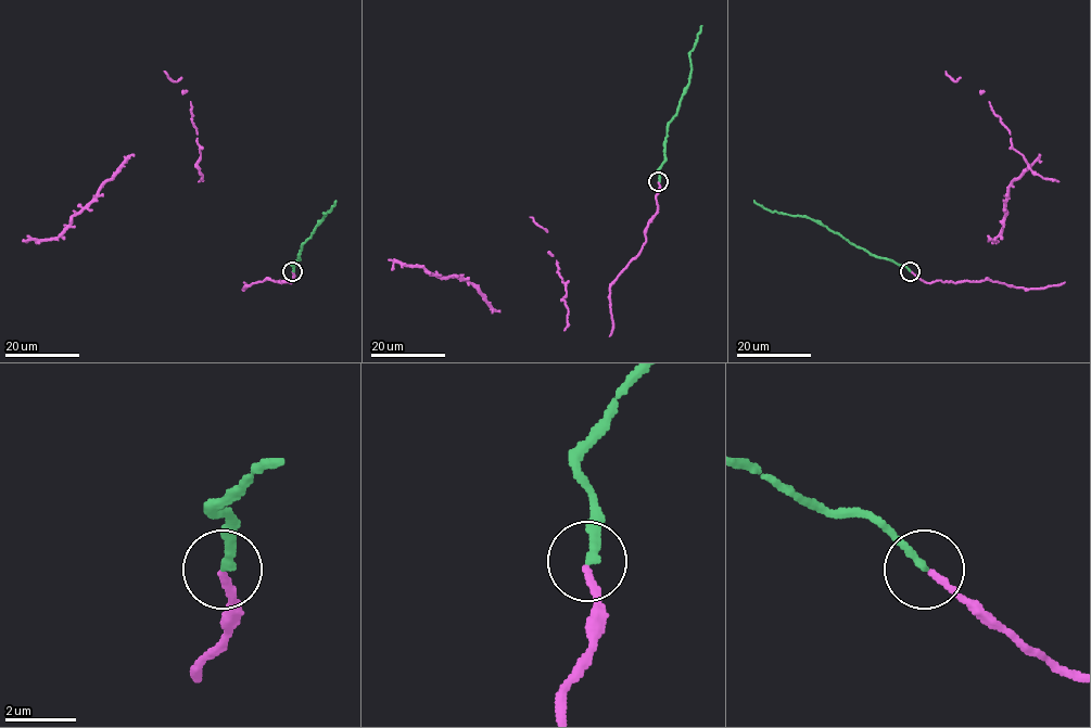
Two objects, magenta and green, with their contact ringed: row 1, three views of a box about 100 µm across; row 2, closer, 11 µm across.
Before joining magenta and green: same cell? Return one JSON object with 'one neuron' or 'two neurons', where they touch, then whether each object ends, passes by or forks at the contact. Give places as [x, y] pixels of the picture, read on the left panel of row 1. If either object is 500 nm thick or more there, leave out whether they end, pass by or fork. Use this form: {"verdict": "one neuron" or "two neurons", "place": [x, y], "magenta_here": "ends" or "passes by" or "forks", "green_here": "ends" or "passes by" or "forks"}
{"verdict": "one neuron", "place": [292, 271], "magenta_here": "ends", "green_here": "ends"}

